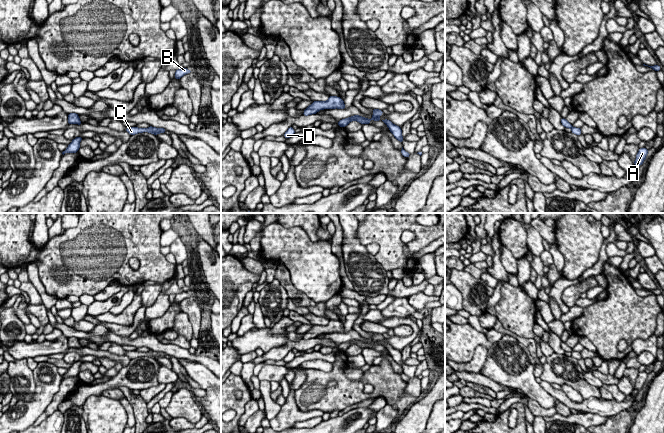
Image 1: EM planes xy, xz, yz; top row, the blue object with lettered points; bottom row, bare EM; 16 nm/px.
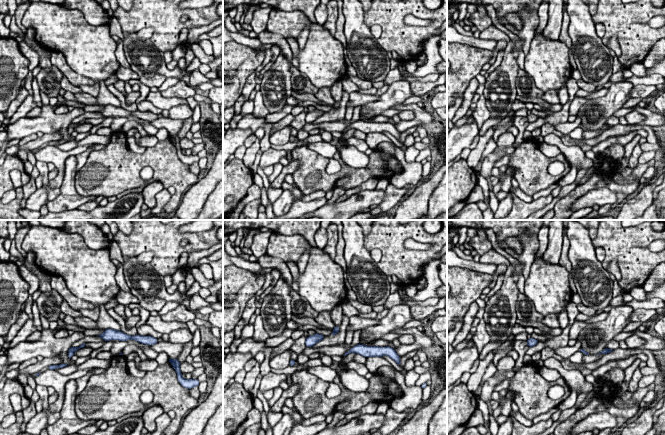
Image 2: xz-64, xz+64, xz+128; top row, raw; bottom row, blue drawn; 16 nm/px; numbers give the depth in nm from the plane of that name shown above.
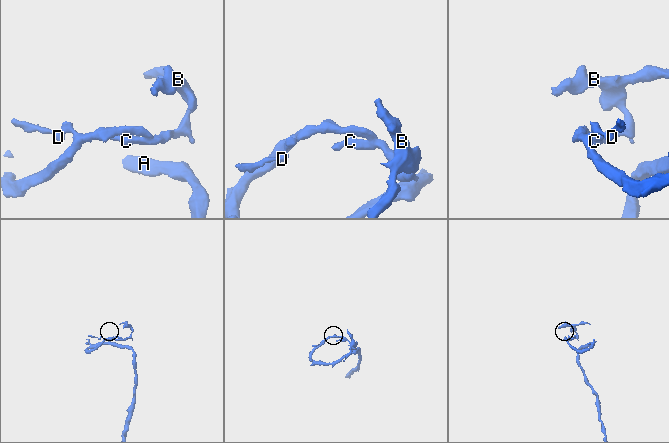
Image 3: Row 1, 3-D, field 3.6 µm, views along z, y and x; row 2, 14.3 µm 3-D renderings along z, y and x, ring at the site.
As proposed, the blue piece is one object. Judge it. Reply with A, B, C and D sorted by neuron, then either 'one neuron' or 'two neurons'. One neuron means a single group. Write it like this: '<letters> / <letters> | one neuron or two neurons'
A D / B C | two neurons

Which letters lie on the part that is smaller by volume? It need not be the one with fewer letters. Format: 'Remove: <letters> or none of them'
Remove: B, C

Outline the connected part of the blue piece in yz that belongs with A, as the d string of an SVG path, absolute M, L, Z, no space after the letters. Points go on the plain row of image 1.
M645 371L640 372L636 379L636 383L633 389L641 390L644 384L646 383L647 378L648 378L648 373L646 373Z

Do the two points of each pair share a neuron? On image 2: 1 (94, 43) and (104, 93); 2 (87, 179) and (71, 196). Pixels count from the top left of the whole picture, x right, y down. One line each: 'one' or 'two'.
1: two
2: two

